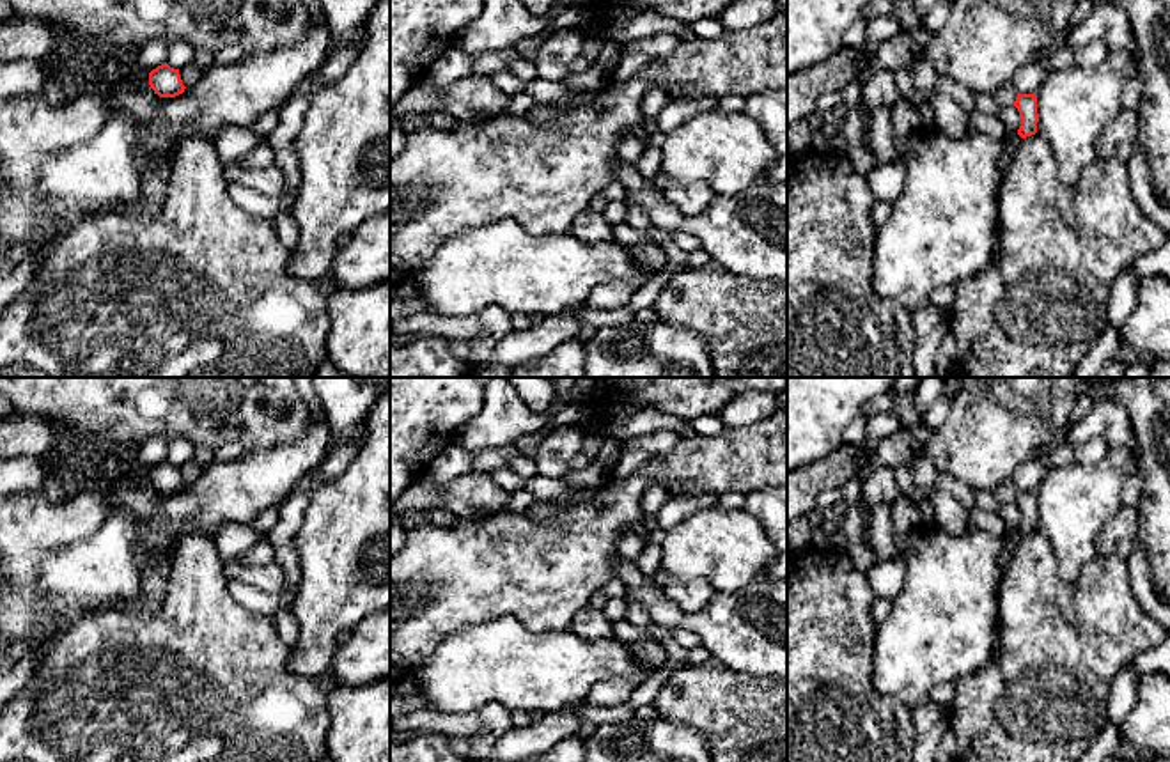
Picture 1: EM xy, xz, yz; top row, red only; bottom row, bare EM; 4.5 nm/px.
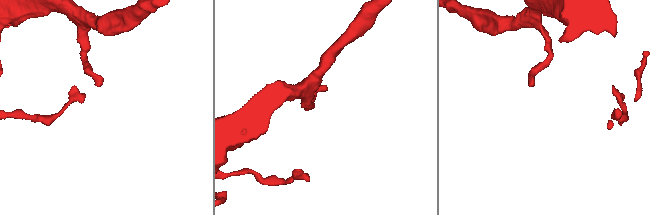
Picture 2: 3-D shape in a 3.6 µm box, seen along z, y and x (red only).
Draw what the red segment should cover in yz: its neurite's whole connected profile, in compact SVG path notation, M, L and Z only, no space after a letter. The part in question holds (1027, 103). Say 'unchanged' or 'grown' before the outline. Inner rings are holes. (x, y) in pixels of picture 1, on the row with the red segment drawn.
unchanged; M1018 94L1014 106L1018 108L1019 117L1021 117L1021 126L1018 129L1018 135L1021 138L1035 135L1037 133L1037 122L1039 122L1037 96Z

